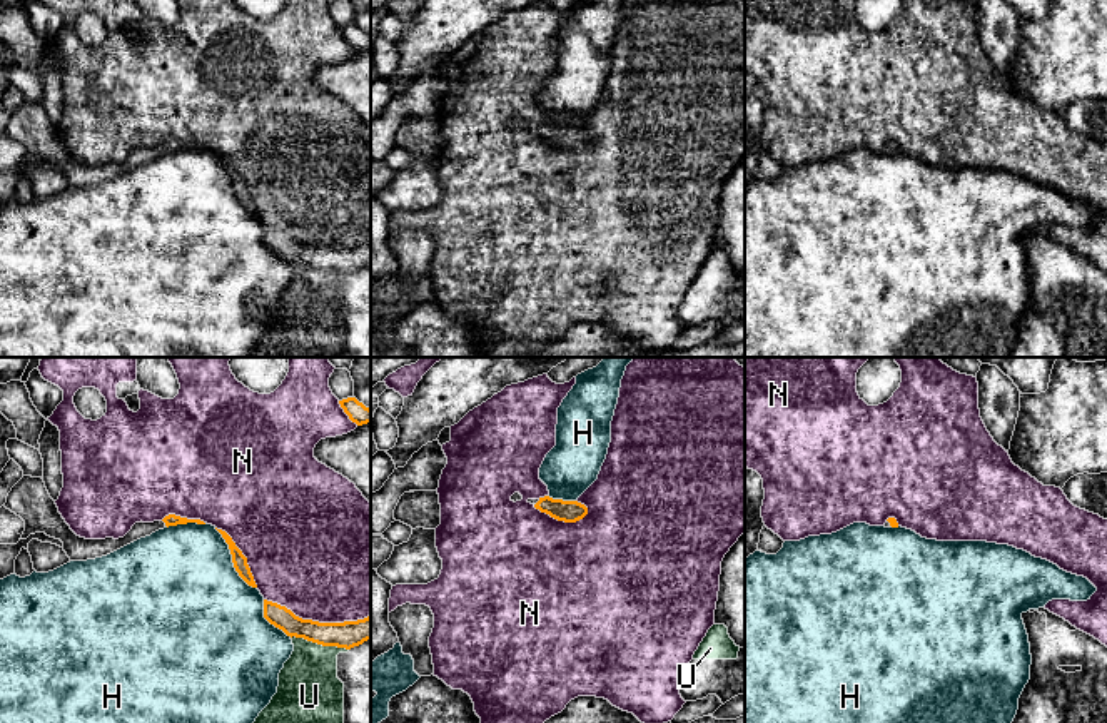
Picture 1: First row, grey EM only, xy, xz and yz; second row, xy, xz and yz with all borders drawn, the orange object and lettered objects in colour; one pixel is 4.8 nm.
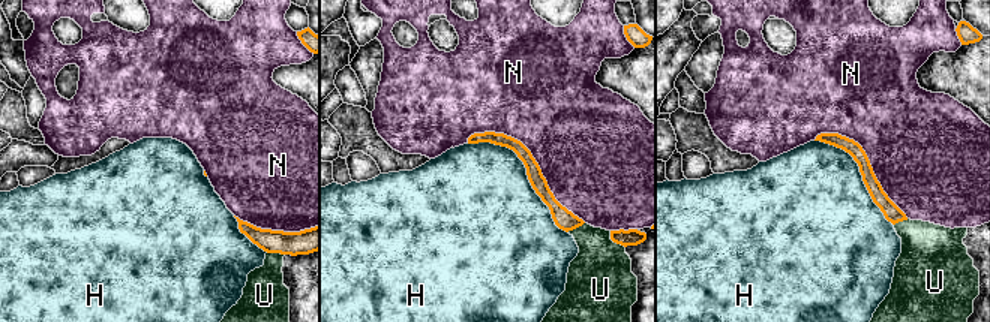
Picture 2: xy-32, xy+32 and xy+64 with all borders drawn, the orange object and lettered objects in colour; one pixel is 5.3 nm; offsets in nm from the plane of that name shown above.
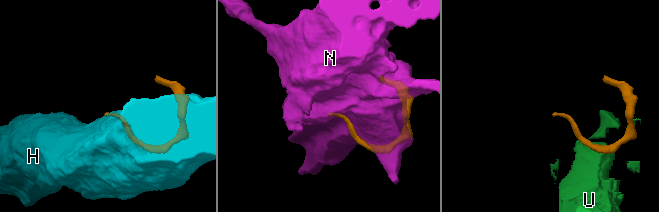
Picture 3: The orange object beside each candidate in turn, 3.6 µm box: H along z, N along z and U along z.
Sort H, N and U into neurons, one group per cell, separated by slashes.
H / N / U

